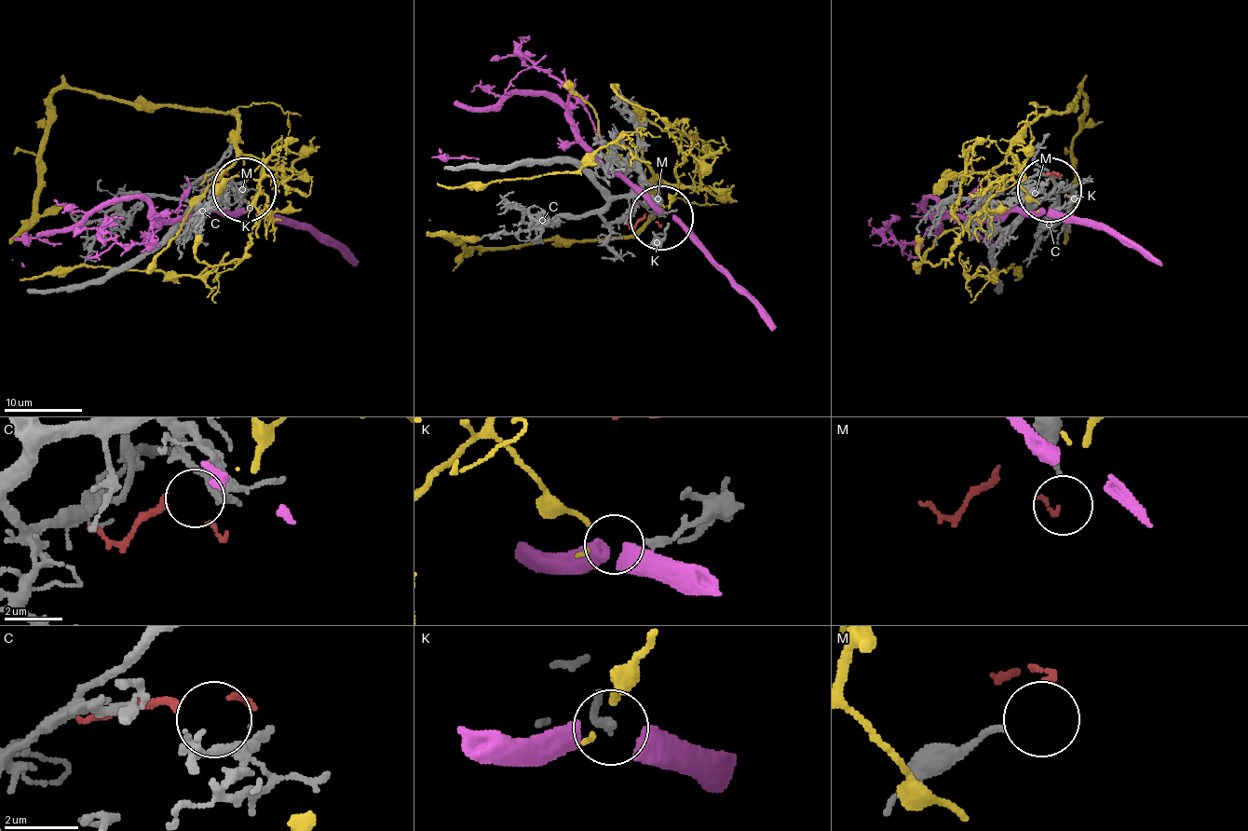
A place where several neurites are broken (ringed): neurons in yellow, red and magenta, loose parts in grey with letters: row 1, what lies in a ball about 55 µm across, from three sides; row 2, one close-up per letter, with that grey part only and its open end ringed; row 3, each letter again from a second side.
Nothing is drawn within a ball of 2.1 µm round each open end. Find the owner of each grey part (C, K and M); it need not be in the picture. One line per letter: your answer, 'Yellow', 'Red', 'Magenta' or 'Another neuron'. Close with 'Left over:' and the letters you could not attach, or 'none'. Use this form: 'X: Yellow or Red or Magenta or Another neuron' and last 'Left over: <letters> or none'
C: Red
K: Yellow
M: Another neuron
Left over: M

